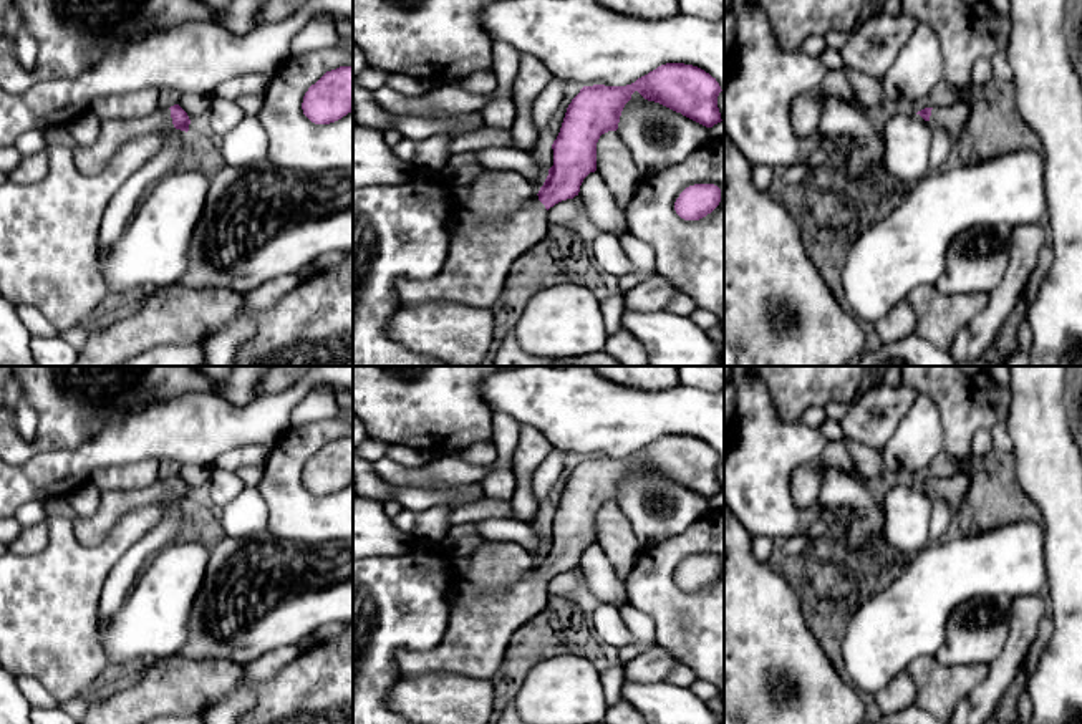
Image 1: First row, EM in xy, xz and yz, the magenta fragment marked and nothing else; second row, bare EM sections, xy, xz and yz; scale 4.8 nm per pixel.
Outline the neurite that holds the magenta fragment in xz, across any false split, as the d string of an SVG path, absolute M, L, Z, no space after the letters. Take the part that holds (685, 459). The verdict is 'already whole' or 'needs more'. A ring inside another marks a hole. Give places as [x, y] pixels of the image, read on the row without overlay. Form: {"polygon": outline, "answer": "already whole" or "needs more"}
{"polygon": "M666 434L626 457L583 457L567 479L552 515L553 537L540 562L499 593L484 593L469 580L456 583L441 643L431 651L401 653L403 679L457 673L490 681L512 635L547 608L547 582L578 567L583 550L597 542L597 514L601 505L618 500L621 482L635 462L706 499L722 492L719 454L693 436Z", "answer": "needs more"}

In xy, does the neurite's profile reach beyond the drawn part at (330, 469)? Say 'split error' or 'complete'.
complete

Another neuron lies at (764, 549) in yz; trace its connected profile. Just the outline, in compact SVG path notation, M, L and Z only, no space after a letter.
M767 537L754 538L752 553L759 562L775 563L780 555L780 542Z

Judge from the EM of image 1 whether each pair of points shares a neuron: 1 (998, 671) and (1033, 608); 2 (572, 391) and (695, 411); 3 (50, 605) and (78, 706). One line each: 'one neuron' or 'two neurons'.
1: one neuron
2: one neuron
3: two neurons

